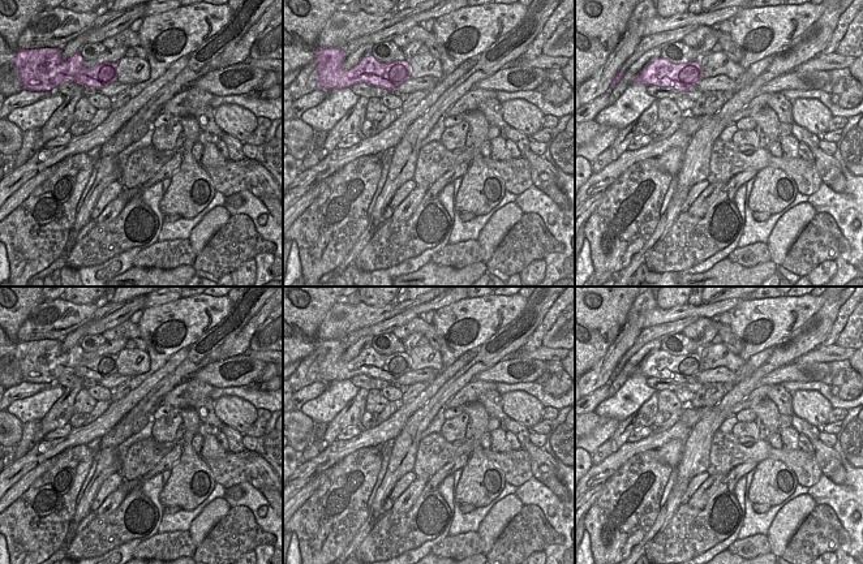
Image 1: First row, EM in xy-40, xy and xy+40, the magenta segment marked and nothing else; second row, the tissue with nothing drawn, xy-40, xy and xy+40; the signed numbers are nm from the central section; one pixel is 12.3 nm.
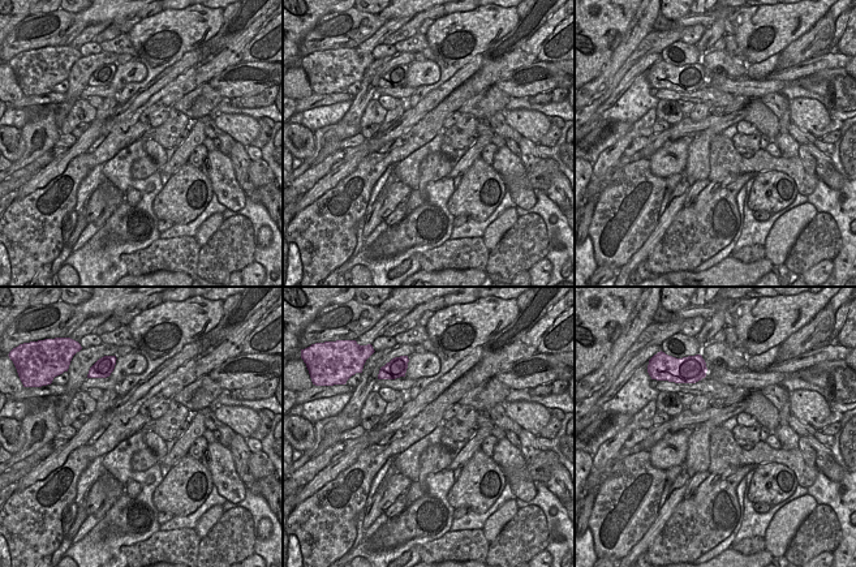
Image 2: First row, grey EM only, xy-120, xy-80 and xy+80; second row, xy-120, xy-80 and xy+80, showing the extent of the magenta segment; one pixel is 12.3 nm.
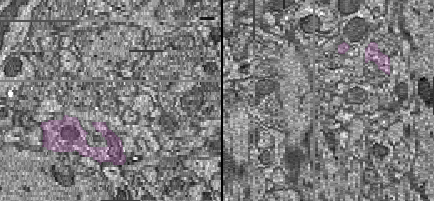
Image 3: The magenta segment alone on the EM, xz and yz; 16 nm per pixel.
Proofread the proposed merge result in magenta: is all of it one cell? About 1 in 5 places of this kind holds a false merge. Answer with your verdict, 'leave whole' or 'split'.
leave whole

